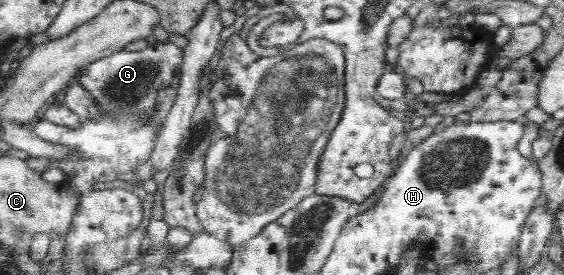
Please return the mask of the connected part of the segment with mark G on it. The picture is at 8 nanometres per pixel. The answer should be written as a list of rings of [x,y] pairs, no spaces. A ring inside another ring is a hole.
[[[156,43],[141,51],[123,49],[113,56],[96,60],[80,71],[76,81],[97,97],[95,101],[99,101],[107,109],[107,118],[99,118],[95,122],[85,120],[83,126],[74,132],[47,119],[37,117],[32,122],[35,133],[43,140],[73,146],[85,157],[83,162],[57,162],[65,171],[66,178],[73,181],[79,190],[109,185],[120,173],[130,172],[130,168],[139,159],[151,156],[155,132],[152,132],[152,128],[144,126],[140,118],[143,111],[155,105],[157,90],[170,84],[174,73],[183,62],[181,55],[181,49],[175,44]],[[71,172],[75,172],[73,178]]]

